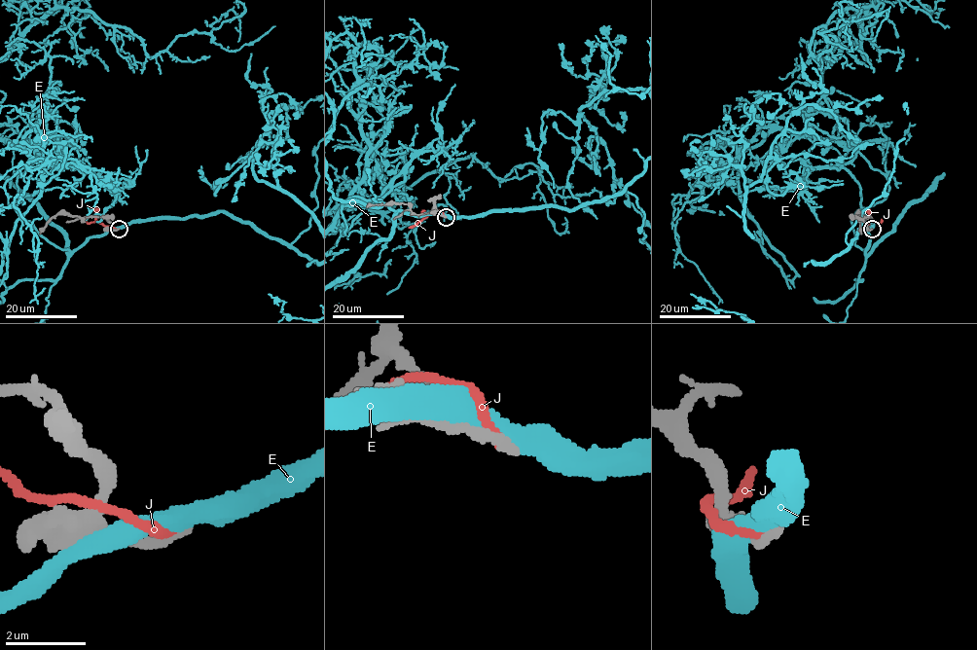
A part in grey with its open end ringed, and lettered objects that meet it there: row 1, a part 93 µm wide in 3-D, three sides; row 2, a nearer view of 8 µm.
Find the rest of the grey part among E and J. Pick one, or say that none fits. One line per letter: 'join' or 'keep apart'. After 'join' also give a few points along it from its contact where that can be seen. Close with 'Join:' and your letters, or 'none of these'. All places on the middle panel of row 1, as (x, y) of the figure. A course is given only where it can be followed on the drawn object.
E: keep apart
J: keep apart
Join: none of these

